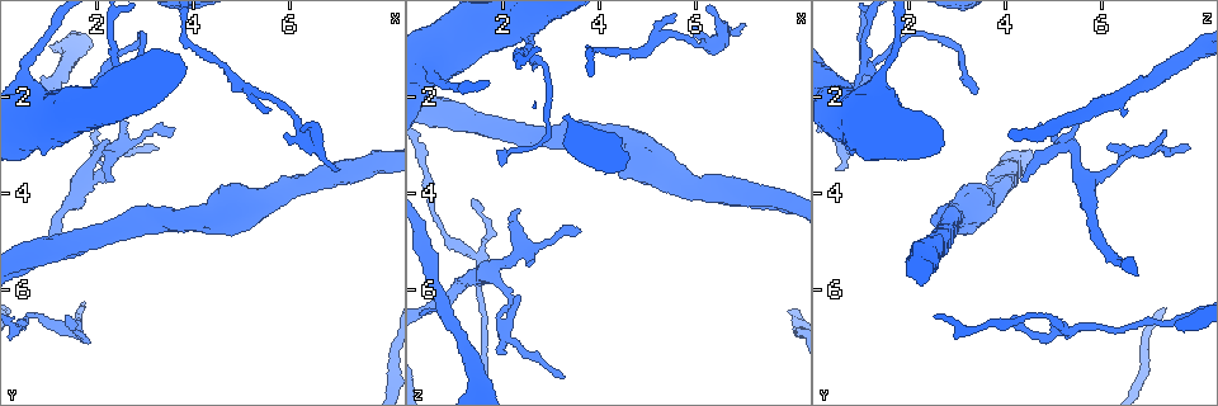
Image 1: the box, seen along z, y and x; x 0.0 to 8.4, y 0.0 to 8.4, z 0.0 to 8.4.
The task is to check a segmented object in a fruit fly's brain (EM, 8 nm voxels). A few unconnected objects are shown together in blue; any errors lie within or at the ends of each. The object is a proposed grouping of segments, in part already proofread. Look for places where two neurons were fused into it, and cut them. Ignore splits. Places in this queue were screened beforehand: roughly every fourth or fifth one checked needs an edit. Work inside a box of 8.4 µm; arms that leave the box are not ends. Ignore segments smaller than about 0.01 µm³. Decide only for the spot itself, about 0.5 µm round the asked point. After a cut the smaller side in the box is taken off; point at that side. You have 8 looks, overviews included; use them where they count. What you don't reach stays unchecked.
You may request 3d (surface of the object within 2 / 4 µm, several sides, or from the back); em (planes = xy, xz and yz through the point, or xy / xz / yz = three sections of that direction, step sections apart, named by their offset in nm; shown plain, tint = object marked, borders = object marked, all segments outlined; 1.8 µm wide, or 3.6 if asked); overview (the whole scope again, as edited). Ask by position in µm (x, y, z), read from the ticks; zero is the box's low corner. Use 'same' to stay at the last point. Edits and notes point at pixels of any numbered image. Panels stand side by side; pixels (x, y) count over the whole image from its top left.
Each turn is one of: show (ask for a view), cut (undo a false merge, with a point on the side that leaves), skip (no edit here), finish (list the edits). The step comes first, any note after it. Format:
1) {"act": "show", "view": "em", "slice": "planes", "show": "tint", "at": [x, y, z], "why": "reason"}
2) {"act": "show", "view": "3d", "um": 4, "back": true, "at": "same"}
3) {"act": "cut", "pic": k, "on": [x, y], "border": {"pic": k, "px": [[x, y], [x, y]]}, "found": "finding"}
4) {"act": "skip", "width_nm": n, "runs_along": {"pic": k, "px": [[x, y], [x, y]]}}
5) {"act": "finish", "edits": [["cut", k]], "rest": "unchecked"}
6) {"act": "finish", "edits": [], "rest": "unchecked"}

{"act": "show", "view": "3d", "um": 2, "at": [3.80, 0.70, 1.05]}

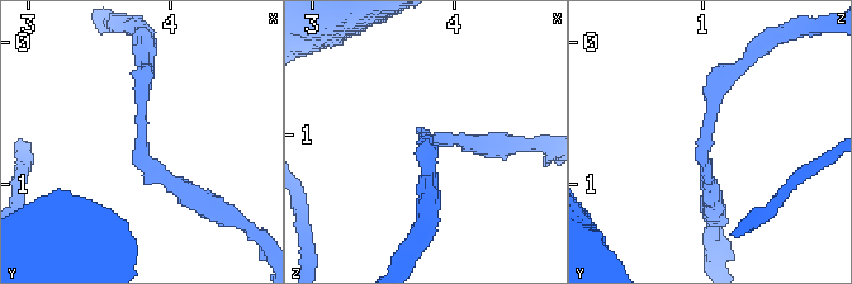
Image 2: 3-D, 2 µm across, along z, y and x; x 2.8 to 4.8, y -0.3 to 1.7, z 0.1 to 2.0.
{"act": "show", "view": "em", "slice": "xy", "step": 16, "show": "tint", "at": [3.82, 0.70, 1.02], "why": "now the EM"}

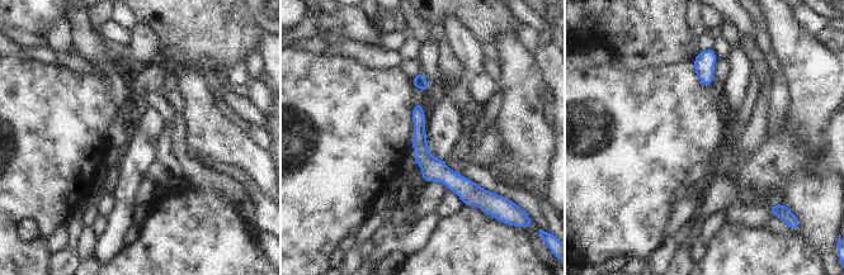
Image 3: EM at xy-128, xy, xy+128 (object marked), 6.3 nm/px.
{"act": "skip", "width_nm": 100, "found": "one neuron here"}

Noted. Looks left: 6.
{"act": "show", "view": "3d", "um": 4, "at": [6.40, 2.90, 0.95], "why": "sudden change in width"}

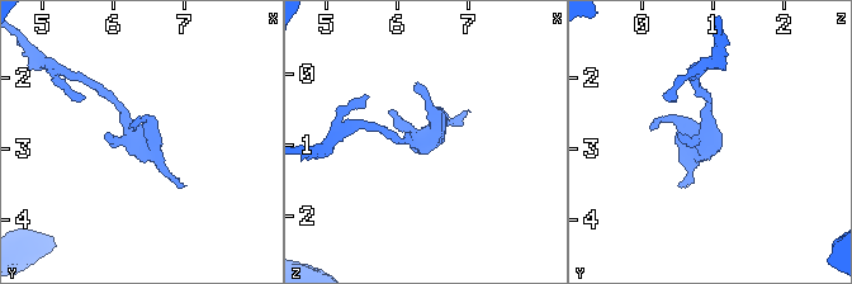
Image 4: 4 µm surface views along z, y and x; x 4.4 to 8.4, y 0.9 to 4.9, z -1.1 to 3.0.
{"act": "show", "view": "em", "slice": "yz", "step": 4, "show": "tint", "at": [6.35, 2.90, 0.90]}

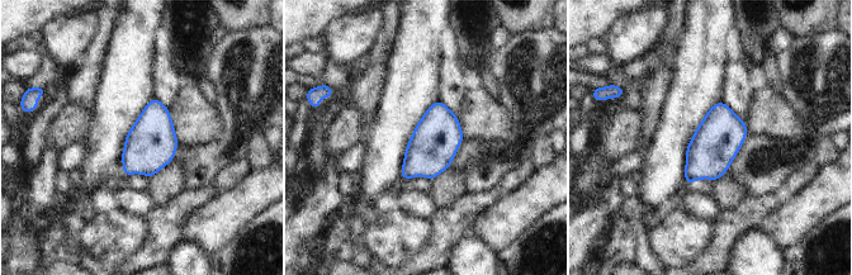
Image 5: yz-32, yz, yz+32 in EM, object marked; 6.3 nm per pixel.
{"act": "show", "view": "em", "slice": "planes", "show": "tint", "at": "same", "why": "cut it another way"}

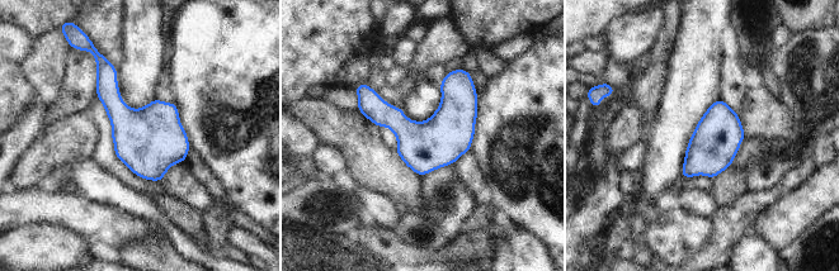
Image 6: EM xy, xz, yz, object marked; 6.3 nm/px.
{"act": "skip", "width_nm": 300, "found": "all the same neuron"}

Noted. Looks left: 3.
{"act": "show", "view": "3d", "um": 2, "at": [1.50, 6.85, 5.35], "why": "a fork"}

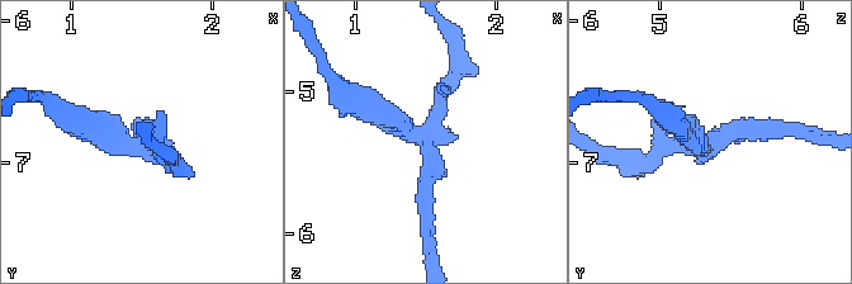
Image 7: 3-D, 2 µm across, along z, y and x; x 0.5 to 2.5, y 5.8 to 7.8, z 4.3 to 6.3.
{"act": "show", "view": "em", "slice": "planes", "show": "plain", "at": [1.46, 6.90, 5.30]}

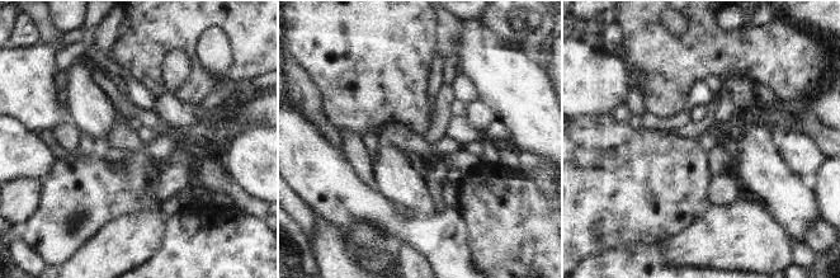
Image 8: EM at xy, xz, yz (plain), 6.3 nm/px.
{"act": "show", "view": "em", "slice": "planes", "show": "tint", "at": "same"}

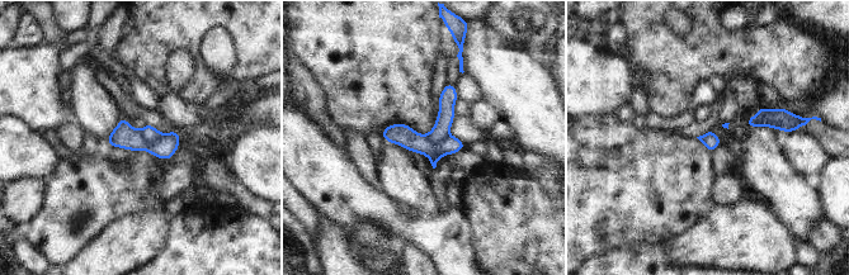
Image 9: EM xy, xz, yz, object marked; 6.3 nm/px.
{"act": "cut", "pic": 9, "on": [150, 133], "border": {"pic": 9, "px": [[138, 131], [150, 142], [161, 134]]}, "found": "a second neuron is stuck on"}

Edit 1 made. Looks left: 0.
{"act": "finish", "edits": [["cut", 9]], "rest": "unchecked"}

